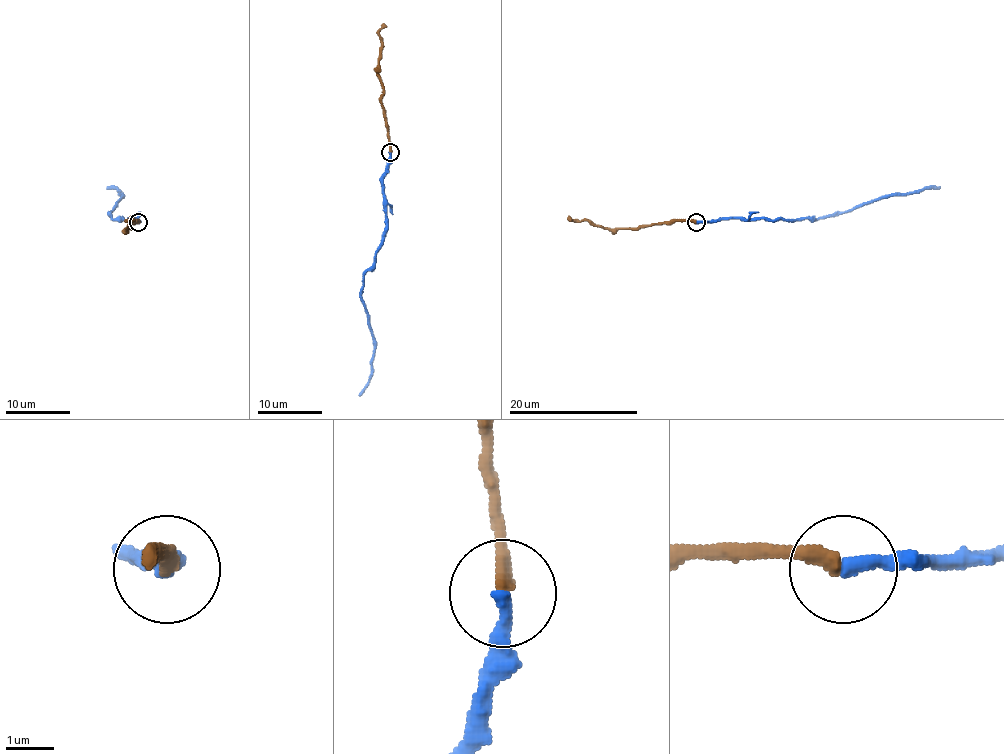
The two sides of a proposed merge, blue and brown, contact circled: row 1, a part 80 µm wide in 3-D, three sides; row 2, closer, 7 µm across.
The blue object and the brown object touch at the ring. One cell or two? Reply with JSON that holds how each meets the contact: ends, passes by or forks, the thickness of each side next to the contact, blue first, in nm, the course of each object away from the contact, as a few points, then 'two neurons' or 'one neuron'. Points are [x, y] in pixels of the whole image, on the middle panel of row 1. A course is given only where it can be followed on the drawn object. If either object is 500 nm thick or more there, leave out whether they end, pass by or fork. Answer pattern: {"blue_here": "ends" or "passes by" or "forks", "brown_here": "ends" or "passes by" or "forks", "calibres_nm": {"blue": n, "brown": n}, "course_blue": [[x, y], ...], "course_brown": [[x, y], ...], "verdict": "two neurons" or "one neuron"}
{"blue_here": "ends", "brown_here": "ends", "calibres_nm": {"blue": 320, "brown": 320}, "course_blue": [[390, 152], [382, 179], [386, 234], [374, 264], [363, 275], [361, 293], [374, 349], [371, 375], [360, 396]], "course_brown": [[390, 152], [389, 126], [381, 102], [382, 83], [378, 73], [379, 30], [382, 23]], "verdict": "one neuron"}

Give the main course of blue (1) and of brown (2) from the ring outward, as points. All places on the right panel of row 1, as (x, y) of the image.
1: (696, 222), (837, 216), (893, 195), (919, 193), (925, 188), (940, 187)
2: (696, 222), (670, 220), (646, 227), (602, 228), (588, 220), (567, 217)

